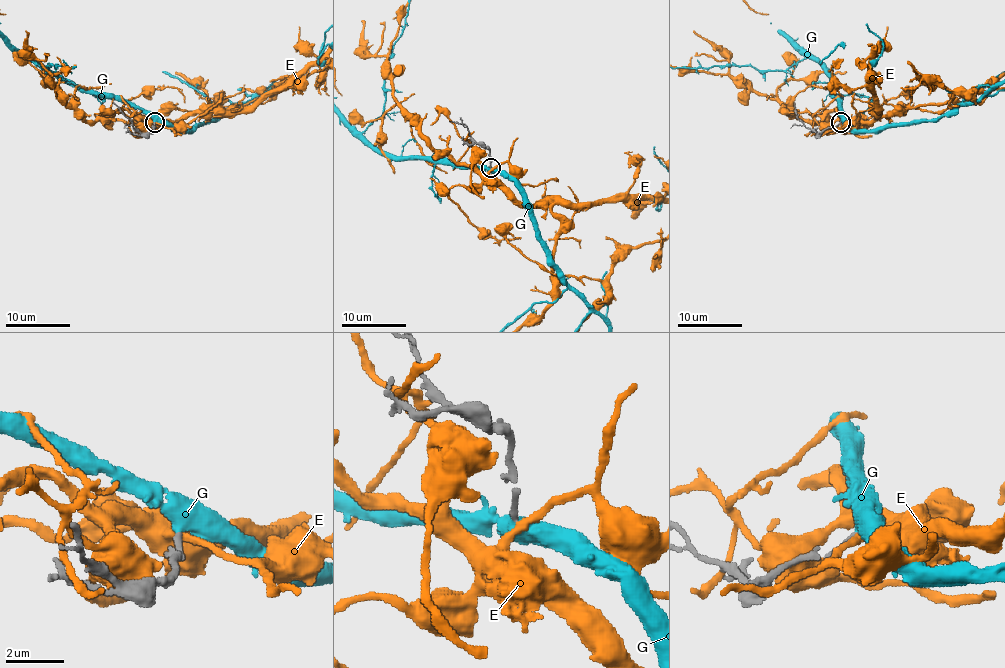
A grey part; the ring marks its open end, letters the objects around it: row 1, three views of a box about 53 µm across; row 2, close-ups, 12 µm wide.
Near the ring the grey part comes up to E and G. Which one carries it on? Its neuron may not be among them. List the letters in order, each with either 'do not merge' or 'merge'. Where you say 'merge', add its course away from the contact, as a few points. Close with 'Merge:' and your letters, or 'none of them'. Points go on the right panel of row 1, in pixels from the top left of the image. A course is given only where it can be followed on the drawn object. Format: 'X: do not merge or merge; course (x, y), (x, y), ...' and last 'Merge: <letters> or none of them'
E: do not merge
G: merge
Merge: G

